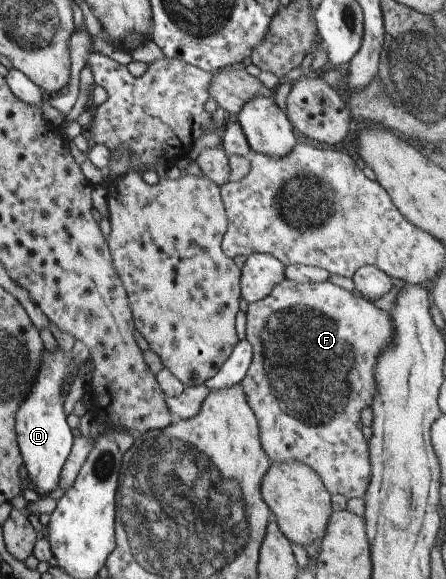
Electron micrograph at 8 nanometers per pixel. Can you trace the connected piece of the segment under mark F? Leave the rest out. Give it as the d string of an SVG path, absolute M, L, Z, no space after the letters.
M283 279L276 284L270 293L254 303L249 303L246 314L245 340L251 345L252 359L247 367L245 376L240 380L243 394L254 412L259 431L259 440L267 458L272 463L298 462L307 465L317 473L327 492L339 494L348 501L352 498L359 498L365 494L367 482L369 482L369 462L367 462L367 442L361 436L360 412L370 406L373 397L376 395L376 384L373 382L373 364L377 362L382 349L389 347L394 340L394 330L390 314L375 306L368 298L359 295L357 292L347 291L339 286L323 281L320 283L296 283L289 279Z

